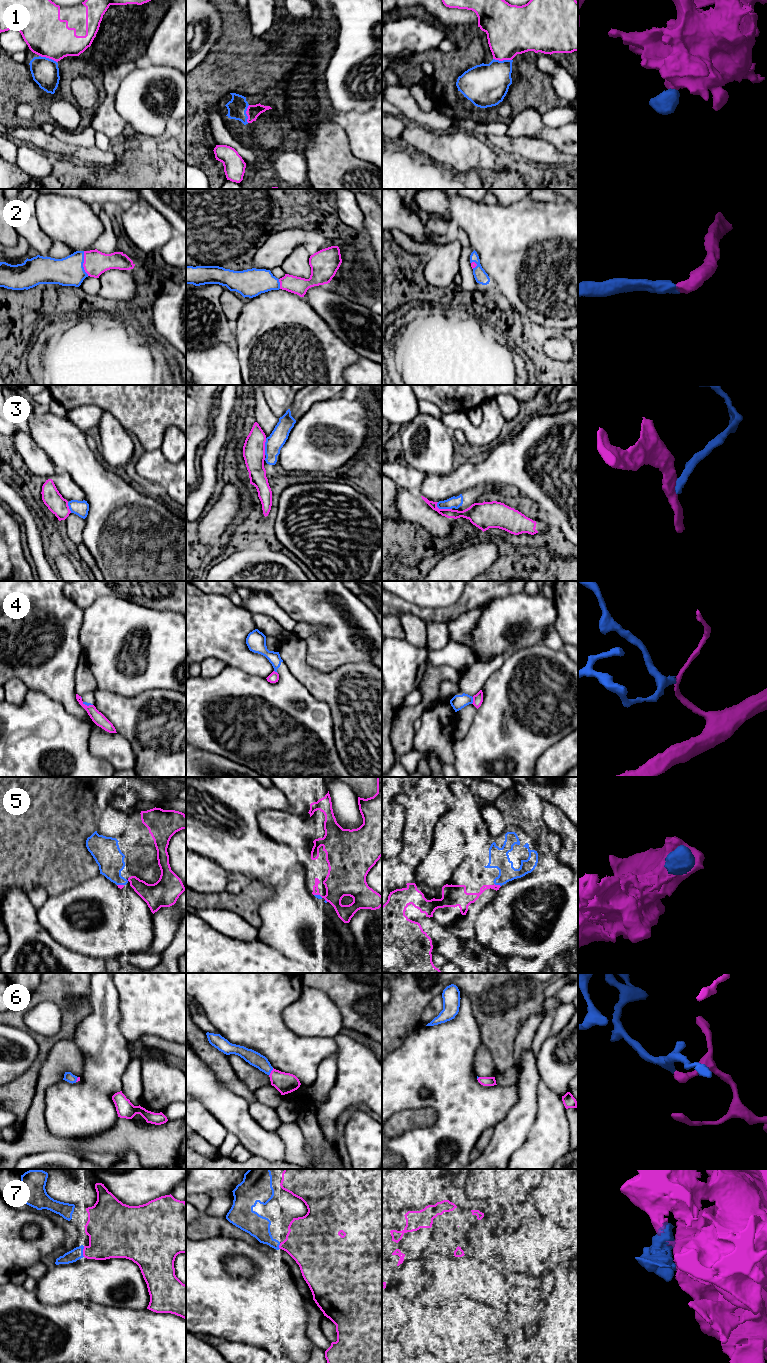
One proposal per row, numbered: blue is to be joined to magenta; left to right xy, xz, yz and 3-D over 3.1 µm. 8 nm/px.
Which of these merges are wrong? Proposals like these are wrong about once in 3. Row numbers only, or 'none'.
3, 4

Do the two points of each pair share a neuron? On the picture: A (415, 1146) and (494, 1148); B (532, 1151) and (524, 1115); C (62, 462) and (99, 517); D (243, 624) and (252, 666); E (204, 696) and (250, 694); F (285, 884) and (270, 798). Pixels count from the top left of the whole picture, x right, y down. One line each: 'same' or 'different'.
A: different
B: different
C: same
D: same
E: same
F: same

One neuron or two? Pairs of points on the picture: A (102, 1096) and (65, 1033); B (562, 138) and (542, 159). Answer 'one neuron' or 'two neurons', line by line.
A: two neurons
B: one neuron

